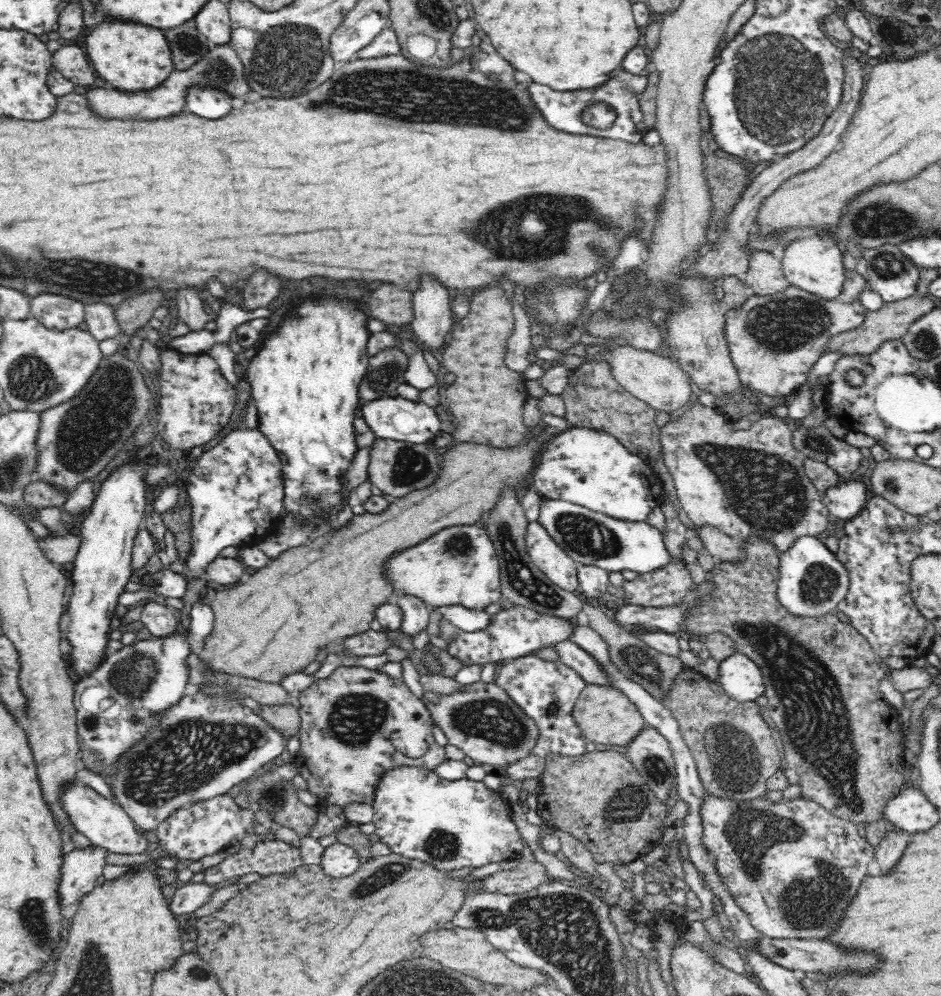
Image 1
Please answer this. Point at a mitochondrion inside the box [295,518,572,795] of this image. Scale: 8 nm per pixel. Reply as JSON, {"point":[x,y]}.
{"point":[494,721]}

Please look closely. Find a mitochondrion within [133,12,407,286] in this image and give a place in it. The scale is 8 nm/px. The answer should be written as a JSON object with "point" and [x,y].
{"point":[288,59]}

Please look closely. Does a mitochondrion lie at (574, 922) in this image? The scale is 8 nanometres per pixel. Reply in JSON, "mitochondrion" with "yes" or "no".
{"mitochondrion":"yes"}

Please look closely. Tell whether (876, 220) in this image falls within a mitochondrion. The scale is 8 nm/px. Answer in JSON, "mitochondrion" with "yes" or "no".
{"mitochondrion":"yes"}

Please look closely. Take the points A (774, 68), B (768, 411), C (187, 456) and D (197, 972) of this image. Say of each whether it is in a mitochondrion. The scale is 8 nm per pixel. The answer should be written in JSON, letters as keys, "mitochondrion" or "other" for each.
{"A":"mitochondrion","B":"other","C":"other","D":"mitochondrion"}

